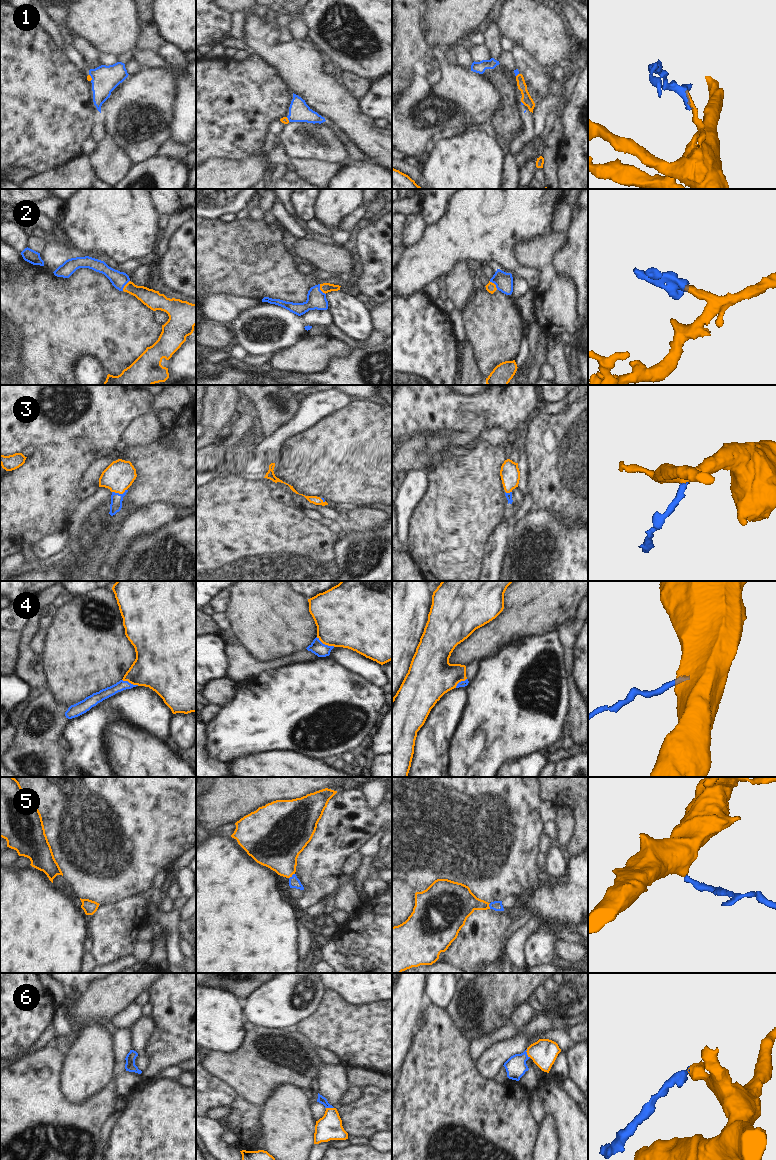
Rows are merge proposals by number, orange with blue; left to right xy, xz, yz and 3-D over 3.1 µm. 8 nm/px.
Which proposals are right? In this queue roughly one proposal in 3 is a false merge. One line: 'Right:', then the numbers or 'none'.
Right: 2, 3, 4, 5, 6

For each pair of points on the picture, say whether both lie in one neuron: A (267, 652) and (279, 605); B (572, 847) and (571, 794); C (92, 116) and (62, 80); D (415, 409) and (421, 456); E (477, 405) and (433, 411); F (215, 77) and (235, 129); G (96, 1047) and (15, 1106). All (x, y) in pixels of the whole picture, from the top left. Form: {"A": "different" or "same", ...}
{"A": "same", "B": "same", "C": "same", "D": "different", "E": "same", "F": "same", "G": "different"}

